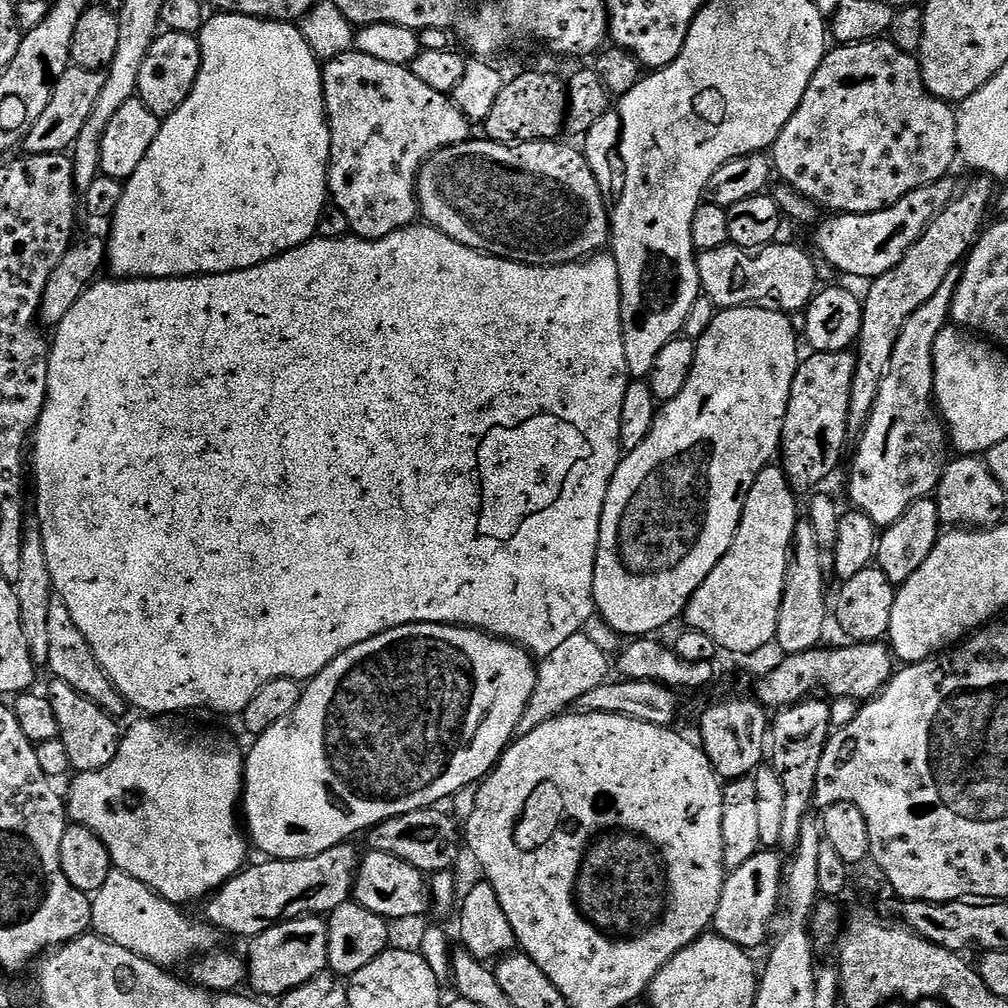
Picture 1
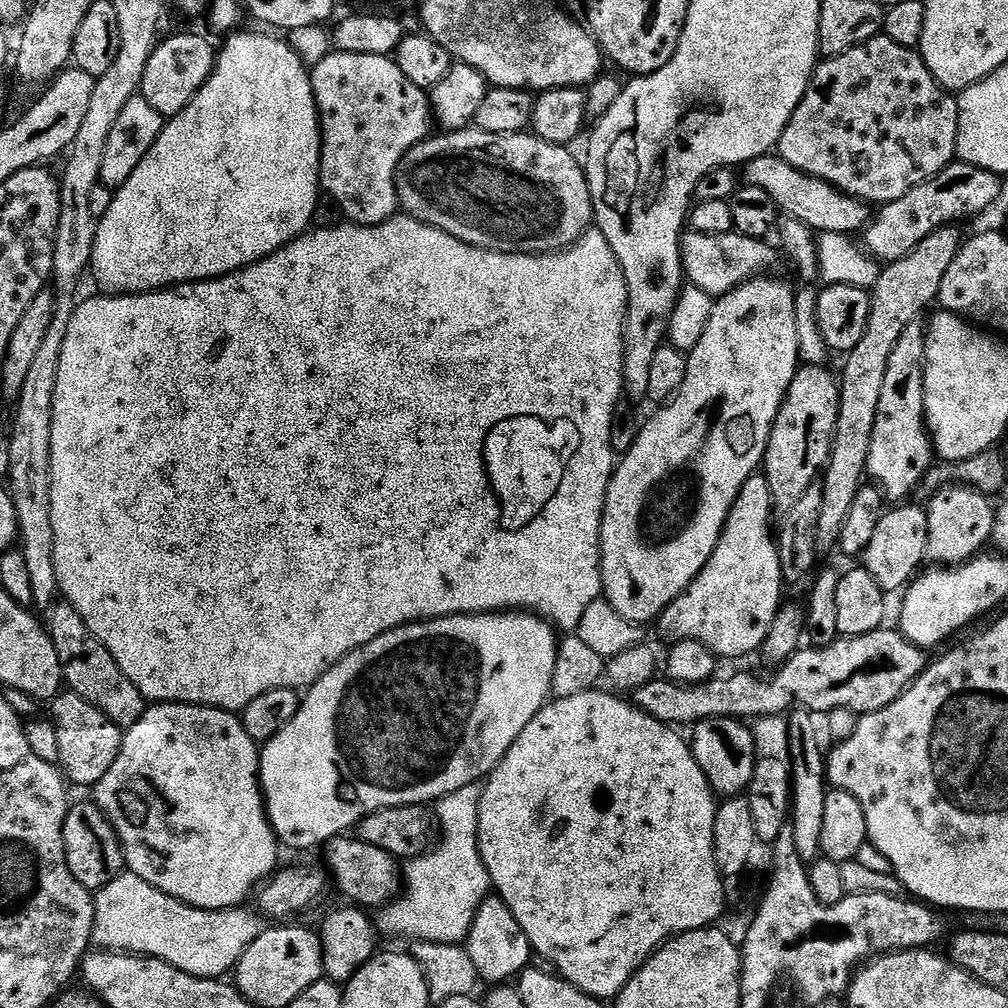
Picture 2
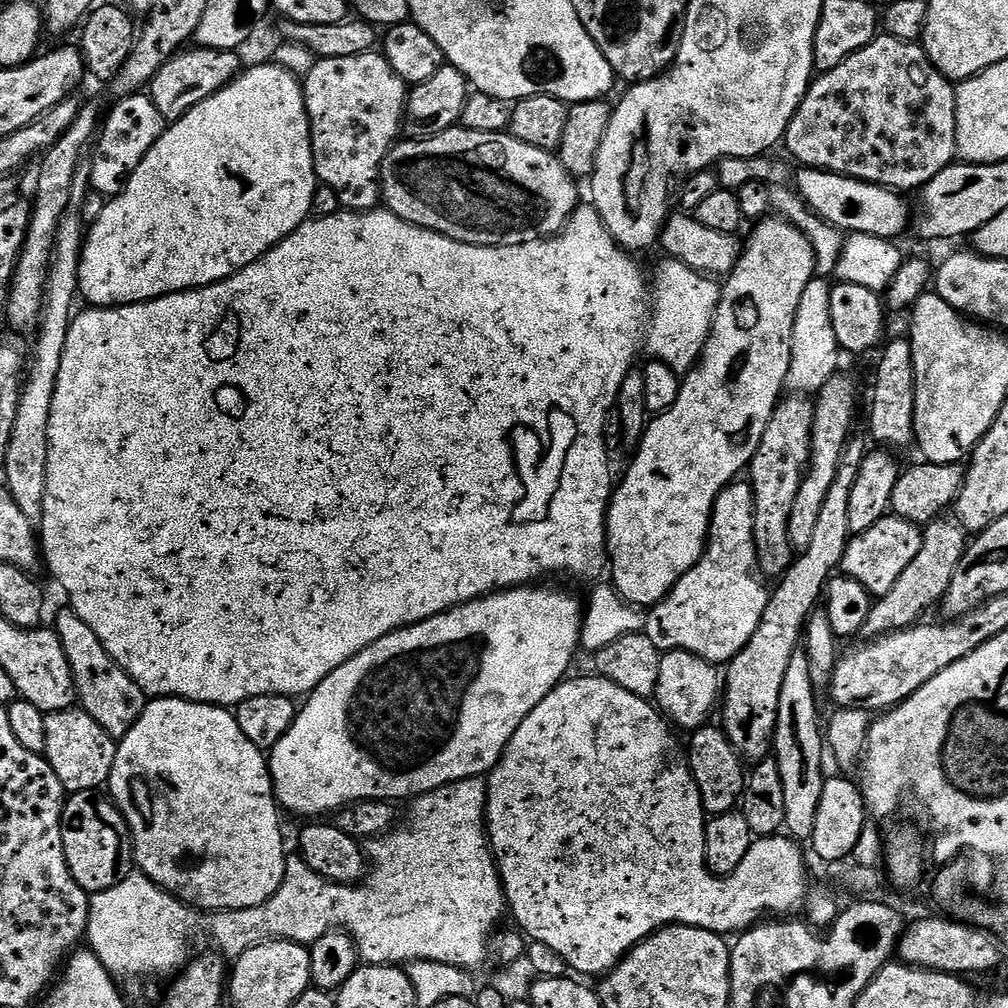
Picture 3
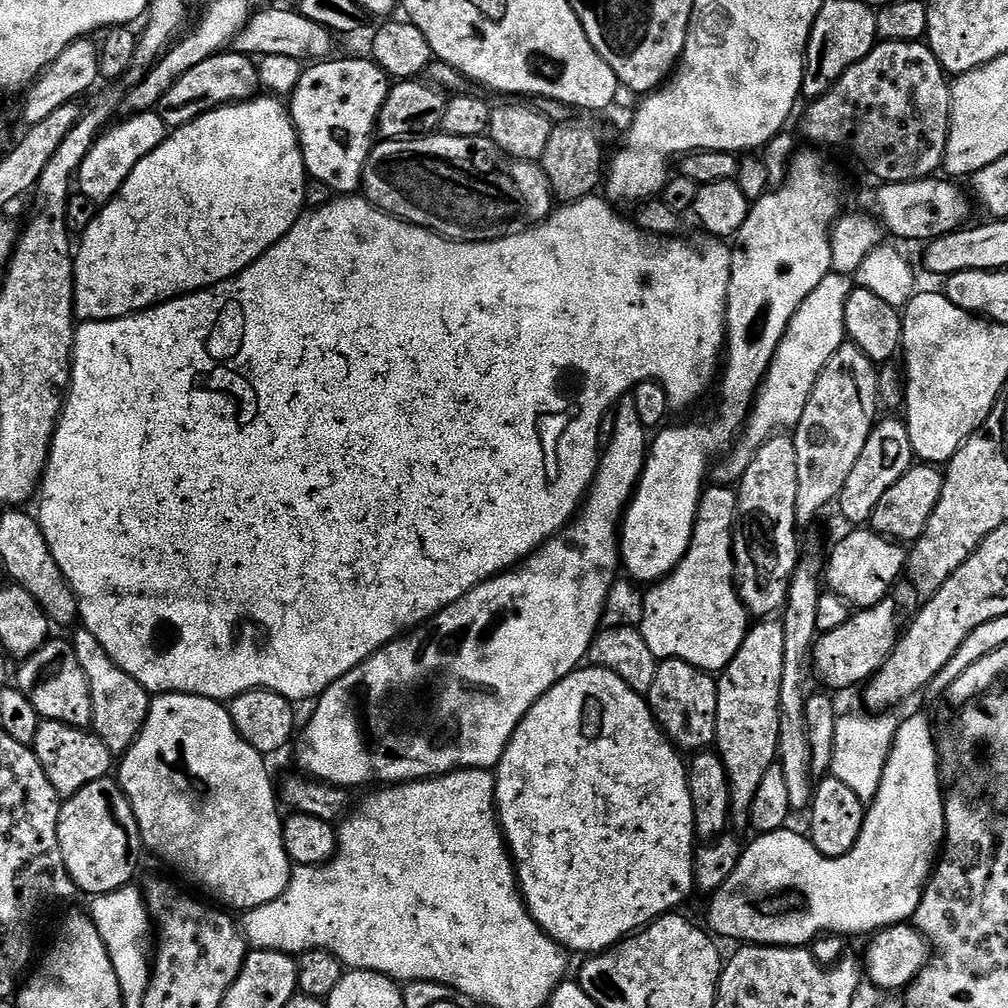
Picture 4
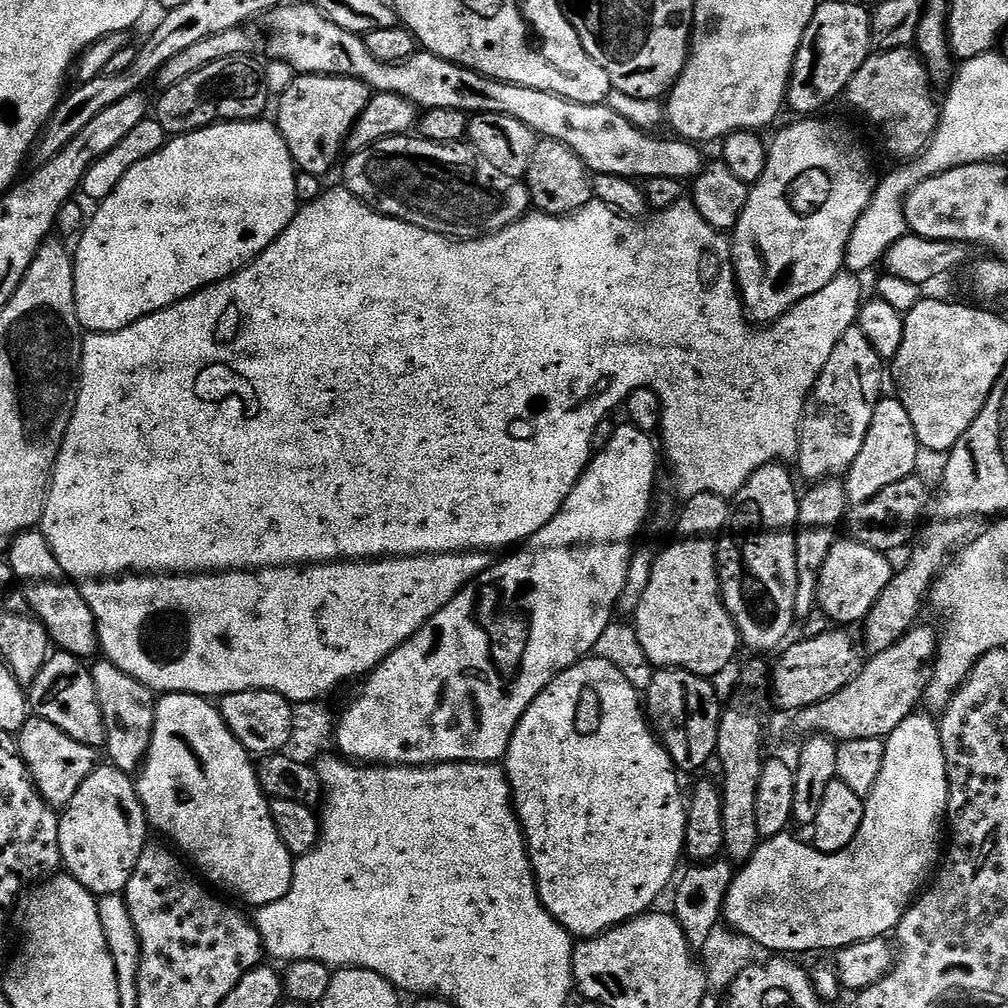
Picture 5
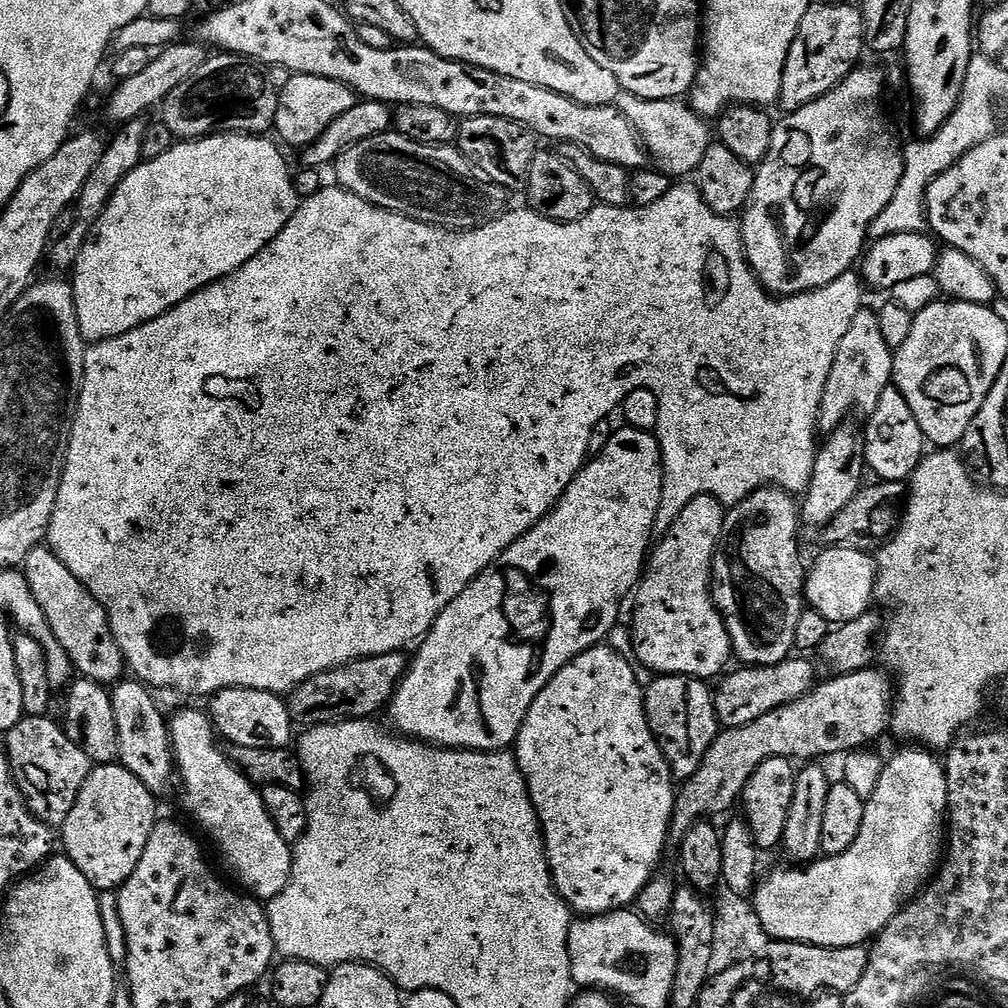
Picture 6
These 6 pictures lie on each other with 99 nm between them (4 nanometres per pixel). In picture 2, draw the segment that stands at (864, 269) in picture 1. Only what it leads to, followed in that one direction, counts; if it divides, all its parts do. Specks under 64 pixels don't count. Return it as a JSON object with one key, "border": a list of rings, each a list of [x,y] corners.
{"border":[[[953,162],[937,176],[914,186],[910,194],[883,205],[880,212],[871,217],[862,233],[862,248],[877,262],[891,262],[910,254],[918,242],[930,238],[941,228],[959,225],[959,220],[971,221],[986,206],[994,202],[1001,188],[1001,177],[990,170],[982,170],[973,164]]]}

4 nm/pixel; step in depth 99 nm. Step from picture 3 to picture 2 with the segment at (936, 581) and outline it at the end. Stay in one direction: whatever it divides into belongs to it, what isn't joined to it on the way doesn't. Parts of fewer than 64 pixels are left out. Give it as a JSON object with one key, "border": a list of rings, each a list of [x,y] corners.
{"border":[[[947,484],[937,492],[931,493],[929,504],[926,504],[928,521],[926,522],[926,554],[925,561],[936,566],[955,566],[957,564],[967,564],[969,560],[981,555],[985,551],[984,547],[989,547],[994,522],[996,521],[995,503],[991,504],[989,497],[985,493],[979,492],[970,484]]]}

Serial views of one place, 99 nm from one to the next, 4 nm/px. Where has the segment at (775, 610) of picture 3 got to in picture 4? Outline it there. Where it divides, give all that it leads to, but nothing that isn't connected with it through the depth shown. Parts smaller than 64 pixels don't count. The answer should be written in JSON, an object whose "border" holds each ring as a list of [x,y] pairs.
{"border":[[[760,618],[749,627],[746,638],[734,654],[734,658],[716,680],[718,694],[718,714],[716,715],[715,751],[728,771],[730,802],[732,811],[730,820],[733,825],[748,828],[752,818],[754,798],[758,795],[758,786],[766,775],[766,770],[778,762],[780,755],[780,691],[782,690],[782,657],[784,654],[784,625],[776,618]]]}

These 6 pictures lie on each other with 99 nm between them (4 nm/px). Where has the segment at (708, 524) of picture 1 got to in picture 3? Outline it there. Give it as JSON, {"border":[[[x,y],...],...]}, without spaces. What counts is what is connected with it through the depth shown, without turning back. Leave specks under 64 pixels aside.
{"border":[[[765,218],[753,228],[756,229],[753,230],[748,244],[746,240],[743,245],[734,270],[723,281],[720,290],[720,301],[716,307],[716,317],[712,319],[712,329],[708,335],[708,341],[704,343],[704,351],[698,361],[698,367],[683,377],[680,393],[678,394],[678,402],[674,402],[674,406],[670,406],[670,410],[666,410],[662,414],[652,416],[649,419],[648,429],[645,430],[644,437],[635,445],[636,457],[633,458],[632,465],[625,470],[624,481],[621,482],[620,489],[617,492],[615,489],[611,493],[608,502],[606,551],[610,561],[610,572],[612,568],[610,583],[616,588],[617,593],[625,603],[635,605],[639,609],[651,609],[653,604],[658,603],[662,598],[666,598],[666,594],[670,594],[670,590],[676,585],[678,578],[682,578],[682,574],[690,571],[702,558],[708,542],[708,530],[712,526],[714,502],[718,498],[718,494],[722,494],[724,487],[733,483],[739,477],[736,475],[743,468],[745,471],[751,465],[754,454],[758,450],[758,442],[762,442],[762,434],[766,434],[766,426],[770,422],[777,404],[780,403],[782,393],[788,383],[788,371],[792,361],[794,322],[798,314],[798,306],[802,302],[802,294],[806,290],[806,286],[817,275],[816,259],[813,256],[810,242],[802,234],[802,230],[798,230],[793,224],[789,224],[787,220]]]}

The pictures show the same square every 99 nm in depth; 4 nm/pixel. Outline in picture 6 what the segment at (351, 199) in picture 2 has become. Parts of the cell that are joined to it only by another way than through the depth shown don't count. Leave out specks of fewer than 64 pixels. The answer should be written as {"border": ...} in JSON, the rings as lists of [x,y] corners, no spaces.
{"border":[[[293,74],[289,84],[282,86],[278,91],[280,97],[274,132],[275,135],[281,136],[279,139],[285,145],[288,143],[297,150],[303,150],[314,143],[336,118],[346,114],[346,110],[350,110],[350,106],[358,102],[357,93],[352,91],[349,84],[314,74]]]}

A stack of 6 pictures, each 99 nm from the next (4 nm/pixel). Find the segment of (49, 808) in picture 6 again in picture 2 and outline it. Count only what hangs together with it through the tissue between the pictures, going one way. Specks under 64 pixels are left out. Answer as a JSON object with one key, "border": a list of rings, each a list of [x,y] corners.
{"border":[[[64,690],[50,701],[52,713],[50,719],[52,729],[56,732],[56,759],[58,767],[66,777],[67,783],[81,784],[91,789],[102,778],[106,778],[106,770],[114,766],[114,758],[118,758],[118,750],[124,741],[124,732],[102,710],[90,706],[86,698]]]}

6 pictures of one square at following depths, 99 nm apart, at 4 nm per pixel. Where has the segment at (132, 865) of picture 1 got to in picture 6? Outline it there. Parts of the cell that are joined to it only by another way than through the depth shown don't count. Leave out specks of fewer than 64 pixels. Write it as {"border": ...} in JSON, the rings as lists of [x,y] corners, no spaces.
{"border":[[[188,708],[171,717],[170,735],[178,780],[184,783],[184,808],[192,815],[193,822],[216,843],[225,866],[237,880],[235,883],[261,902],[282,894],[292,877],[292,848],[282,834],[278,834],[259,791],[216,745],[218,733],[211,720],[203,711]]]}

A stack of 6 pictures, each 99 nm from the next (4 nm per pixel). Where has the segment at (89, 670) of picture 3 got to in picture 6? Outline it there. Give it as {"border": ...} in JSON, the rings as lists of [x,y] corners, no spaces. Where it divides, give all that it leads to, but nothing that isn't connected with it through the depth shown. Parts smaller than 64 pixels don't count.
{"border":[[[124,678],[119,681],[111,689],[110,695],[112,697],[112,705],[114,706],[114,722],[118,722],[118,746],[120,747],[120,754],[118,757],[119,763],[124,765],[124,768],[126,770],[130,770],[130,774],[134,774],[134,778],[138,778],[138,782],[142,782],[142,786],[146,786],[146,790],[150,790],[153,794],[153,796],[160,798],[163,797],[163,792],[168,792],[172,788],[172,780],[174,784],[174,777],[177,775],[176,770],[176,762],[172,758],[172,738],[170,735],[170,724],[169,721],[166,719],[164,720],[164,716],[162,713],[160,713],[160,708],[158,705],[156,705],[156,700],[153,695],[153,693],[150,691],[147,684],[135,679],[135,678]]]}

